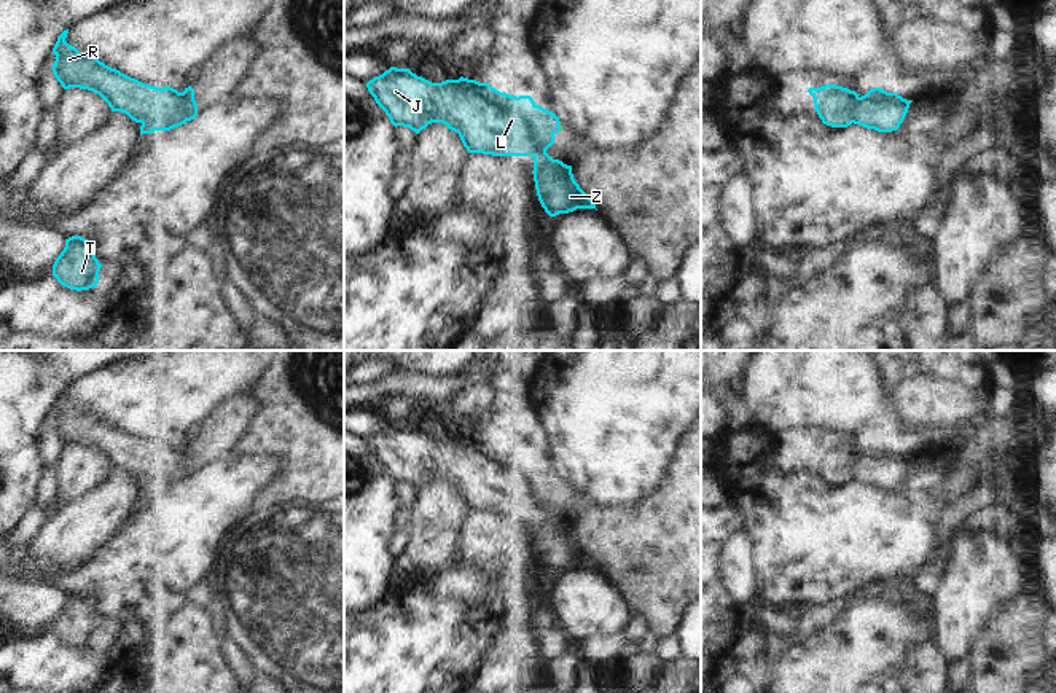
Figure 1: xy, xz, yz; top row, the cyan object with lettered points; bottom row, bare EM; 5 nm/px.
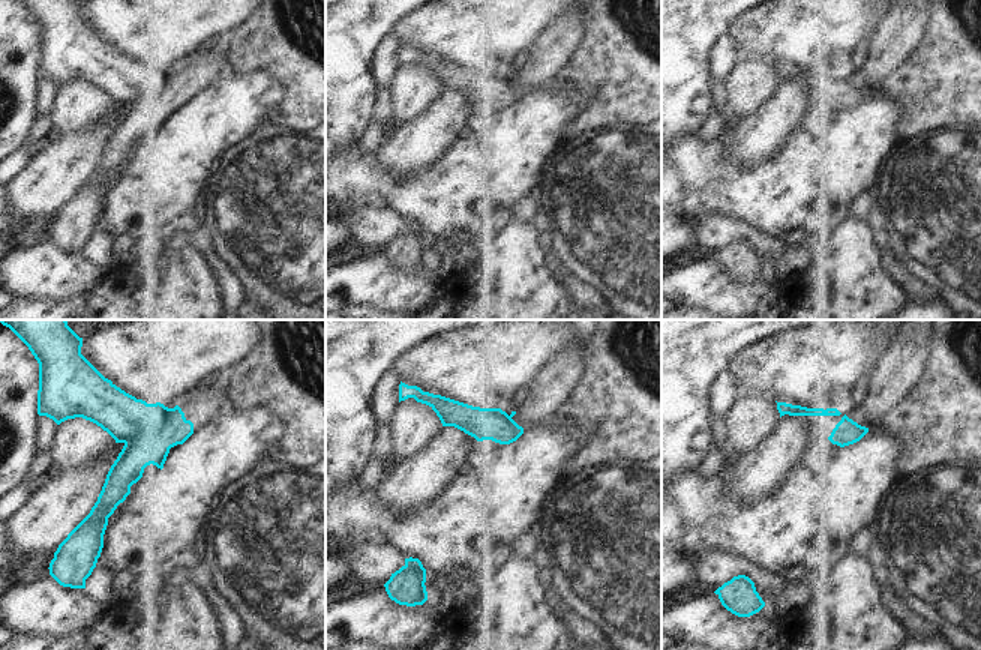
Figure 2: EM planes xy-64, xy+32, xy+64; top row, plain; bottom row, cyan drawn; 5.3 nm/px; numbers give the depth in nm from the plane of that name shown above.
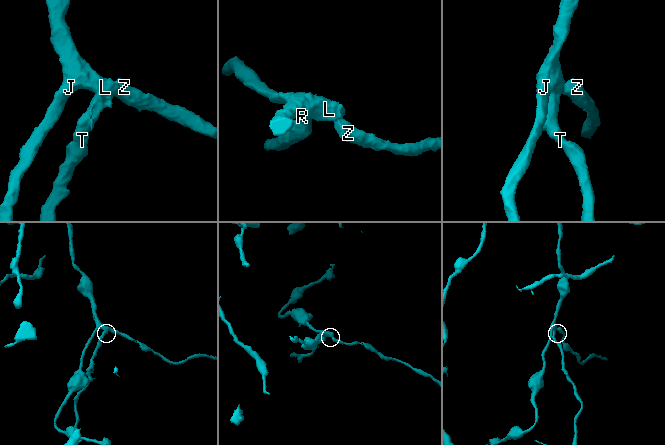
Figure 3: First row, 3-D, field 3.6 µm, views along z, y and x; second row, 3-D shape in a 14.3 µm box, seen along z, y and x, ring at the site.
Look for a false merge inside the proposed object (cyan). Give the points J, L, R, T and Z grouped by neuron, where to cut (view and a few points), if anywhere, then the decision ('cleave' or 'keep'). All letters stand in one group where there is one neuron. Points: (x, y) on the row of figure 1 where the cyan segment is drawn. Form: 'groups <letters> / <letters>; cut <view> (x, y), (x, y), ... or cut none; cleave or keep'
groups J L R Z / T; cut xy (182, 93), (185, 117), (142, 123); cleave

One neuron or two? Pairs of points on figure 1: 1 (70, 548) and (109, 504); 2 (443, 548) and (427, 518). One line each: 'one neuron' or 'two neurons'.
1: one neuron
2: one neuron

